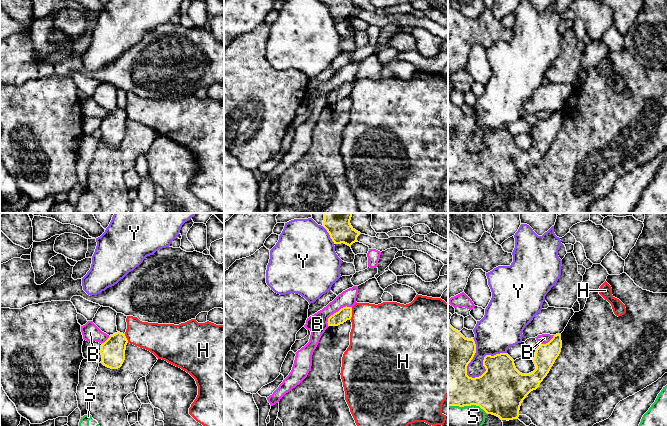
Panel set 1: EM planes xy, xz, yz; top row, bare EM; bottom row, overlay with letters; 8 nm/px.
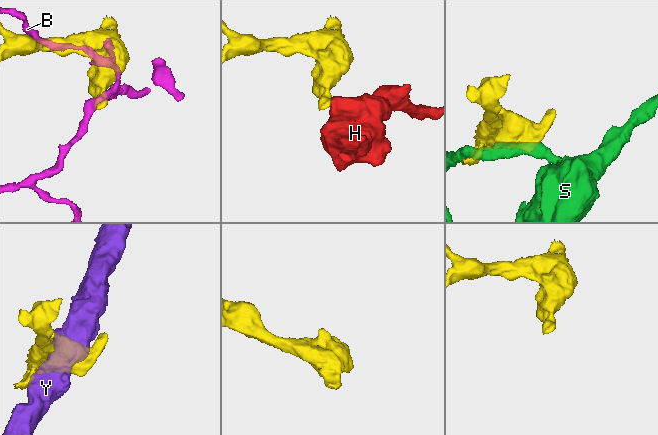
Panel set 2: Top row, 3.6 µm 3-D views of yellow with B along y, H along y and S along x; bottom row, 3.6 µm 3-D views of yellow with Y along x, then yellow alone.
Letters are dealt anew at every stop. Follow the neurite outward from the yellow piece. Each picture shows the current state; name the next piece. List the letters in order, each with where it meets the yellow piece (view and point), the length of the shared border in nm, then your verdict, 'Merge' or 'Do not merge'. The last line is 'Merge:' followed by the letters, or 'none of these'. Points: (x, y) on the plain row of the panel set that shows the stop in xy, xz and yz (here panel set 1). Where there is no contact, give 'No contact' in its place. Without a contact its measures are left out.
B: Touches yellow at xz (336, 88). Shared border 260 nm. Do not merge
H: Touches yellow at xz (351, 89). Shared border 110 nm. Do not merge
S: Touches yellow at yz (468, 181). Shared border 320 nm. Do not merge
Y: Touches yellow at yz (483, 138). Shared border 380 nm. Do not merge
Merge: none of these

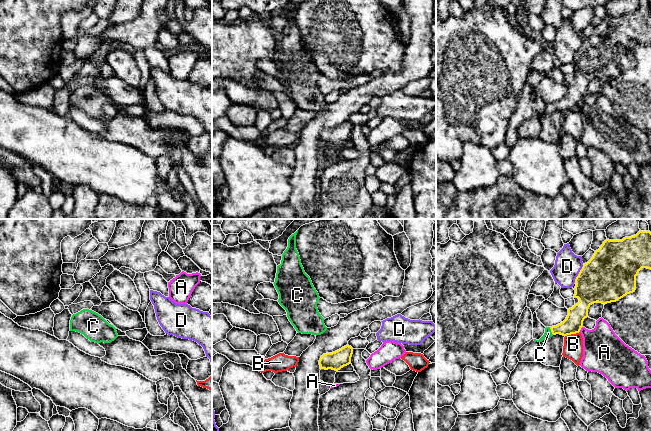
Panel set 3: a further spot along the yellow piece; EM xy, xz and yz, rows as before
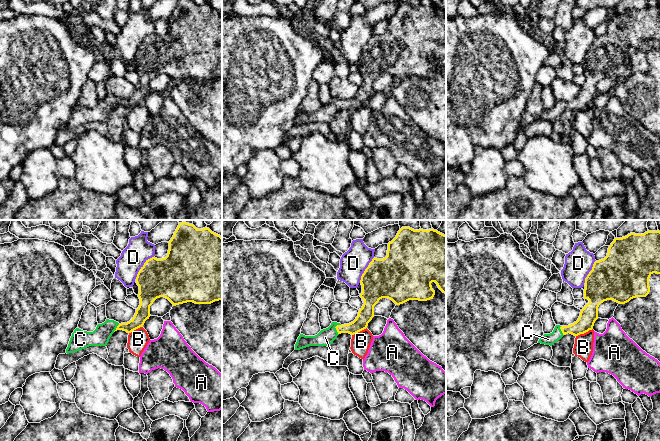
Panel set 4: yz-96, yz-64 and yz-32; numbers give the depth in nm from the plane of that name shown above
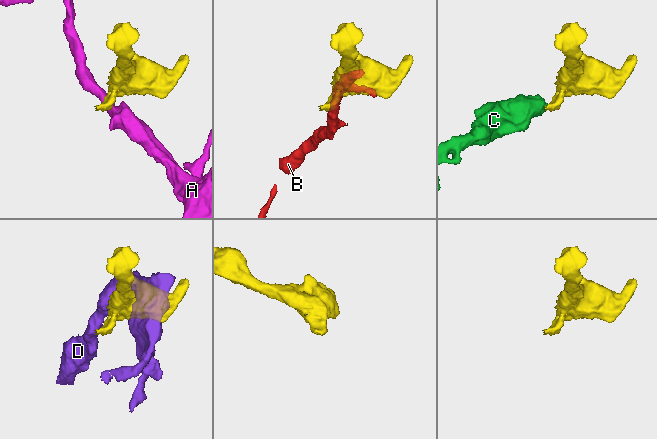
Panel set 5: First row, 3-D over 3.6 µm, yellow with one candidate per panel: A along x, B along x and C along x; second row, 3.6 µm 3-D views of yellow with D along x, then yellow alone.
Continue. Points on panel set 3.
A: Touches yellow at yz (580, 105). Shared border 50 nm. Do not merge
B: Touches yellow at yz (572, 109). Shared border 130 nm. Do not merge
C: Touches yellow at yz (551, 107). Shared border 70 nm. Merge
D: Touches yellow at yz (578, 50). Shared border 180 nm. Do not merge
Merge: C

